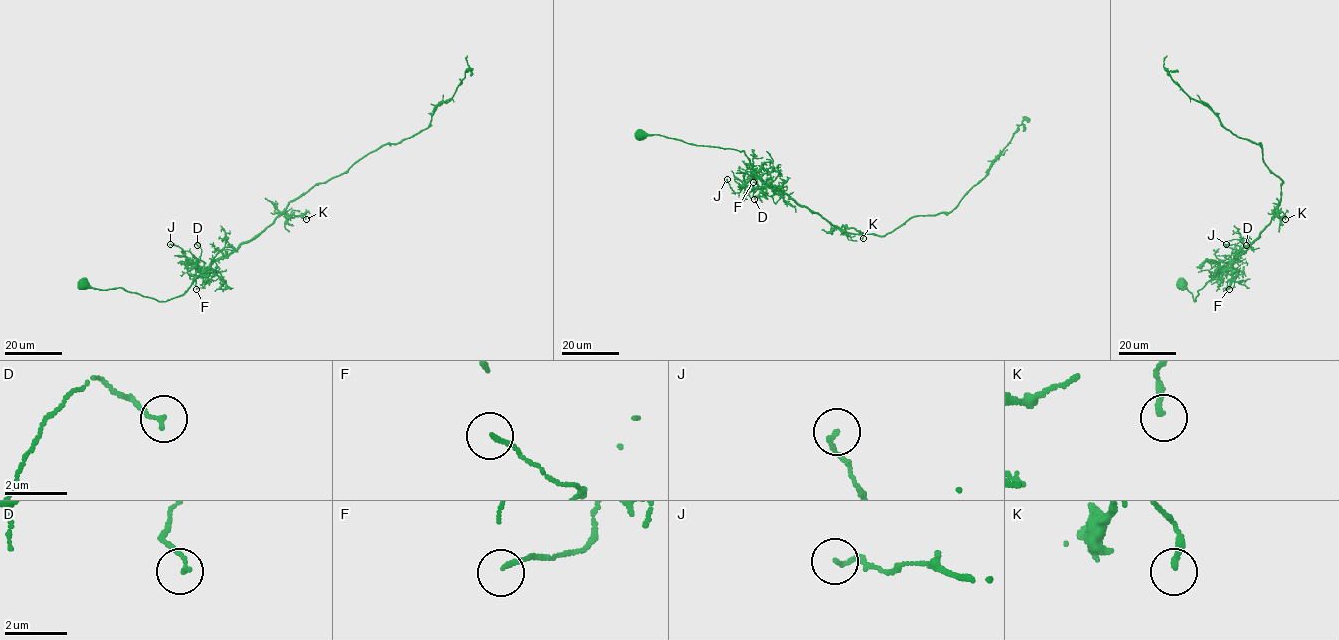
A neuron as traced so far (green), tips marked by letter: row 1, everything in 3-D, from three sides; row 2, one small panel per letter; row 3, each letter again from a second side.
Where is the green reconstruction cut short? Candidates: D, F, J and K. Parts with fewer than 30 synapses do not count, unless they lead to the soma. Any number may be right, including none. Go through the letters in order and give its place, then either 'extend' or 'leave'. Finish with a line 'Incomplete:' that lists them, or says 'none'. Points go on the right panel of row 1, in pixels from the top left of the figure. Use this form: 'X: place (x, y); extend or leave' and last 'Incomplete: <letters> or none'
D: place (1246, 245); leave
F: place (1229, 289); leave
J: place (1226, 244); leave
K: place (1285, 219); leave
Incomplete: none

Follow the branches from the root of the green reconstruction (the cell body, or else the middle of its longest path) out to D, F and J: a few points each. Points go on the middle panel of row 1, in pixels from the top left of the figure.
D: (641, 134), (743, 151), (758, 176), (755, 172), (758, 186), (754, 199)
F: (641, 134), (743, 151), (755, 172), (770, 185), (762, 184), (764, 187), (761, 187), (753, 182)
J: (641, 134), (743, 151), (758, 177), (753, 177), (738, 192), (732, 189), (727, 179)

